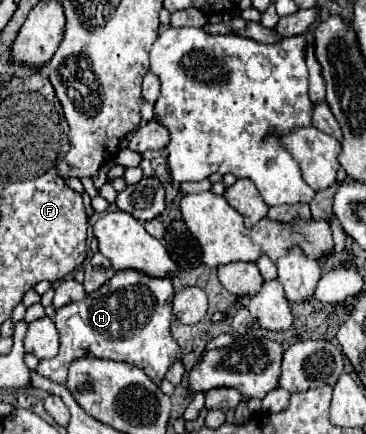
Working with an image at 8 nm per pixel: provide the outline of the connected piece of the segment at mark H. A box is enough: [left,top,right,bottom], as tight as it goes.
[36,270,182,384]

